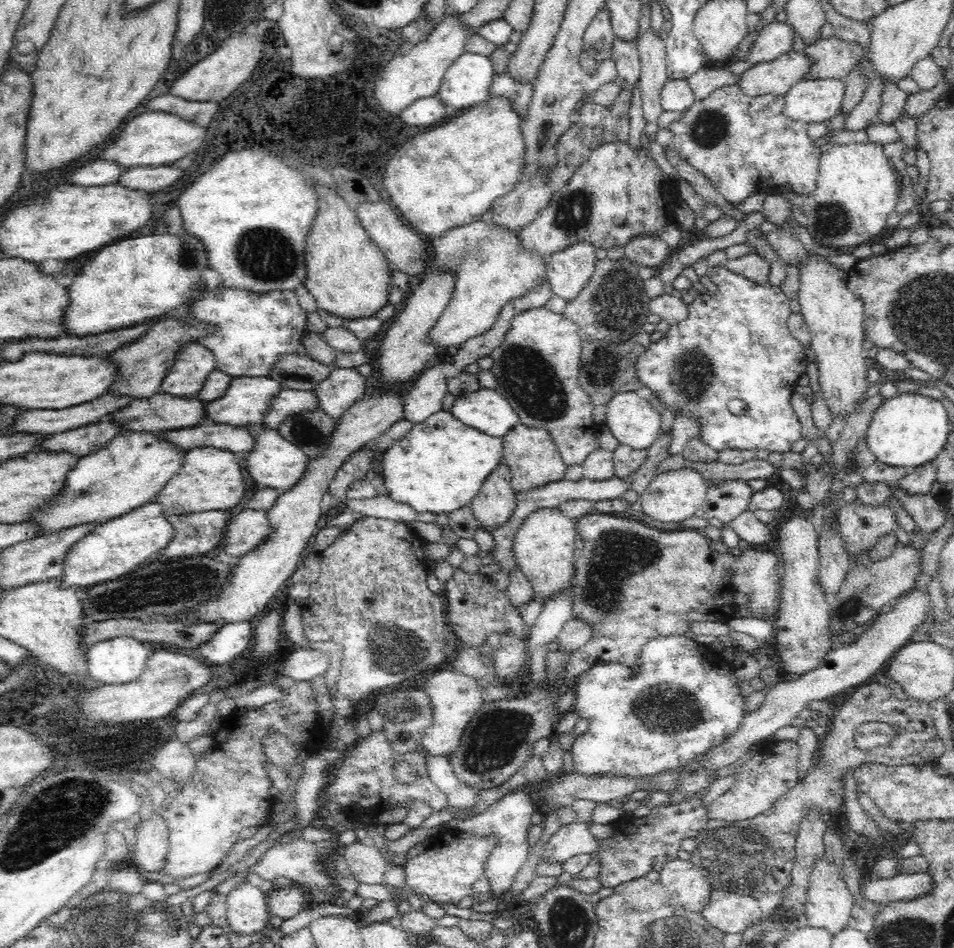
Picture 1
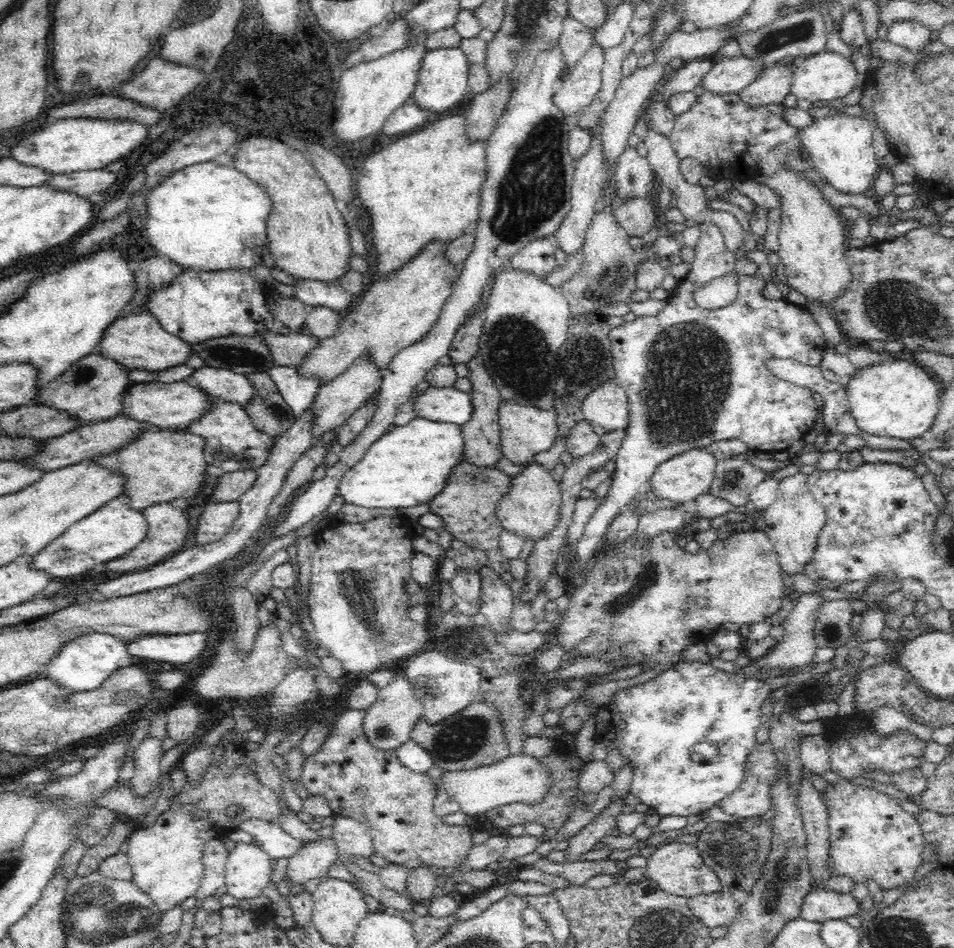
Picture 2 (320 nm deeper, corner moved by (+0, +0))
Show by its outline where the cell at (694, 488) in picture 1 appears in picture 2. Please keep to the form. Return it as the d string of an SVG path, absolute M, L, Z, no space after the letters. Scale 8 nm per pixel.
M692 449L682 454L673 456L670 460L658 466L656 472L649 478L647 486L662 500L674 501L678 504L692 502L709 491L712 479L715 475L715 466L718 458L706 449Z

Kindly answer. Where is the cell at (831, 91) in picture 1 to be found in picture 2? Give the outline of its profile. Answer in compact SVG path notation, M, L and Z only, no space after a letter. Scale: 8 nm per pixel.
M824 50L799 60L791 78L791 92L797 99L807 100L808 103L826 104L829 100L850 94L862 82L850 56Z

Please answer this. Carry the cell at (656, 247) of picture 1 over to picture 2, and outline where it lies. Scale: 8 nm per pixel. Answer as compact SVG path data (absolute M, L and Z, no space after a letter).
M645 197L632 198L620 204L615 210L615 218L627 238L642 238L651 228L658 226L654 206Z

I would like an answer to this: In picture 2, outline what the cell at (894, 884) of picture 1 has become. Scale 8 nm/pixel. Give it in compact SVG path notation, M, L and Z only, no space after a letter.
M812 889L804 898L799 916L818 923L842 920L860 911L860 903L851 893Z

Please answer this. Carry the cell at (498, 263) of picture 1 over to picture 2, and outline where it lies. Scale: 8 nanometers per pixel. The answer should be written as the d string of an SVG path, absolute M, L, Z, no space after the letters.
M442 241L429 243L417 257L404 264L398 273L386 279L369 280L358 300L356 322L350 322L342 334L326 337L318 348L308 352L308 358L298 364L296 370L306 378L317 376L322 385L346 372L365 355L370 355L372 363L384 370L400 350L416 344L426 336L462 272L460 264L450 264L444 257L447 244Z

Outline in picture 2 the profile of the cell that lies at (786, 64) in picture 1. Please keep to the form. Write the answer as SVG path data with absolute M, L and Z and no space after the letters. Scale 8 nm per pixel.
M738 55L716 58L712 68L702 77L702 86L714 94L738 94L766 68L760 58Z

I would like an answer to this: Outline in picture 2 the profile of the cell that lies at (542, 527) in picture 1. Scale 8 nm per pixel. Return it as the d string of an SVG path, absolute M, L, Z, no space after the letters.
M527 460L526 467L518 475L511 477L510 492L497 504L497 515L501 527L512 531L522 540L532 538L533 544L547 537L553 526L558 522L562 502L559 482L554 480L548 469L534 461Z

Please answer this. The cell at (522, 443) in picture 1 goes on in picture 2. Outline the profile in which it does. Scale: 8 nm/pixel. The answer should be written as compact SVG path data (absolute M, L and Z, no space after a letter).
M501 401L498 409L503 456L514 464L522 464L543 450L548 450L557 438L557 412L524 405L514 401Z

